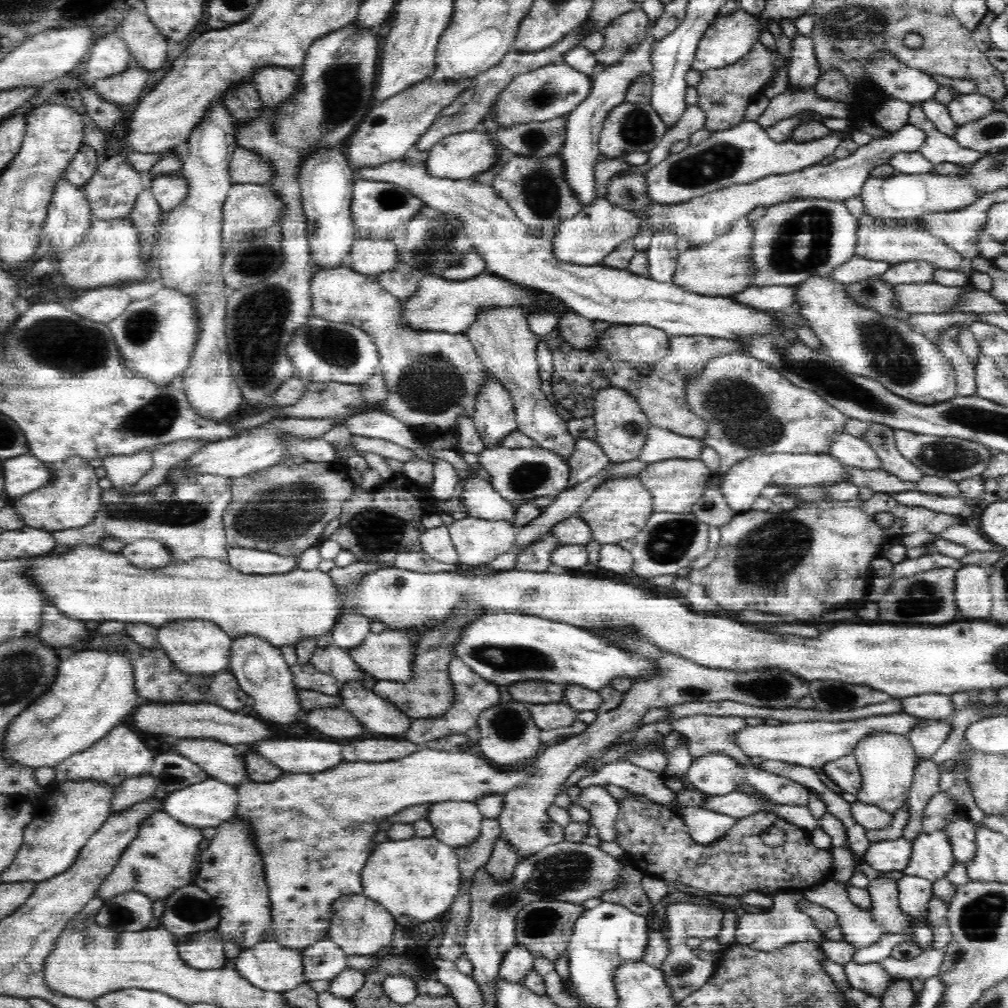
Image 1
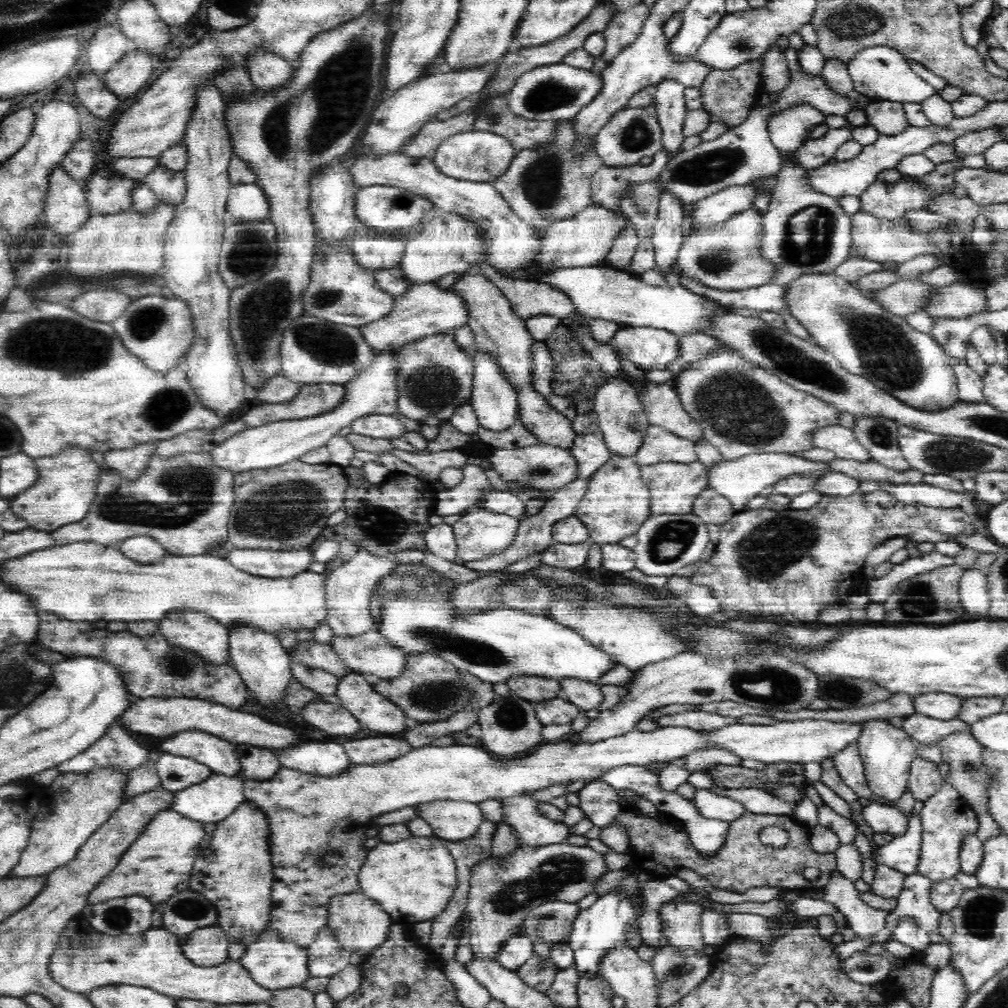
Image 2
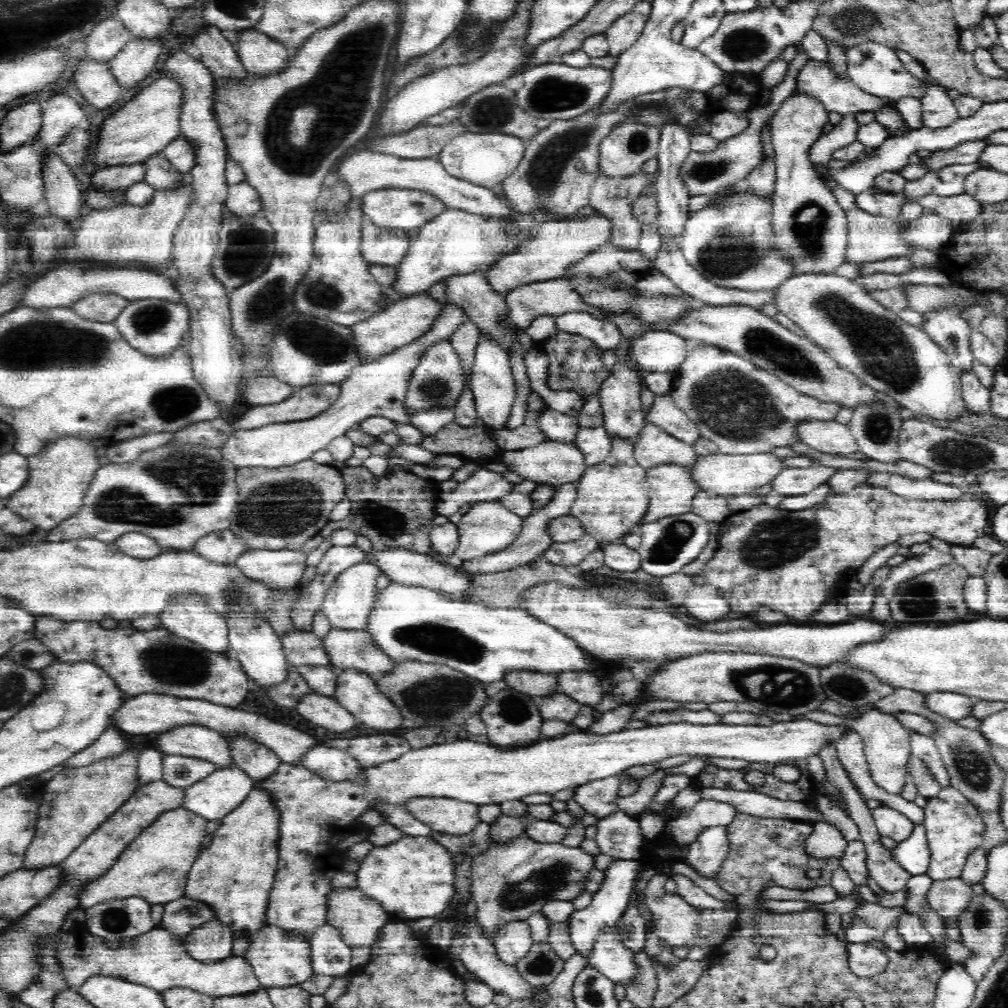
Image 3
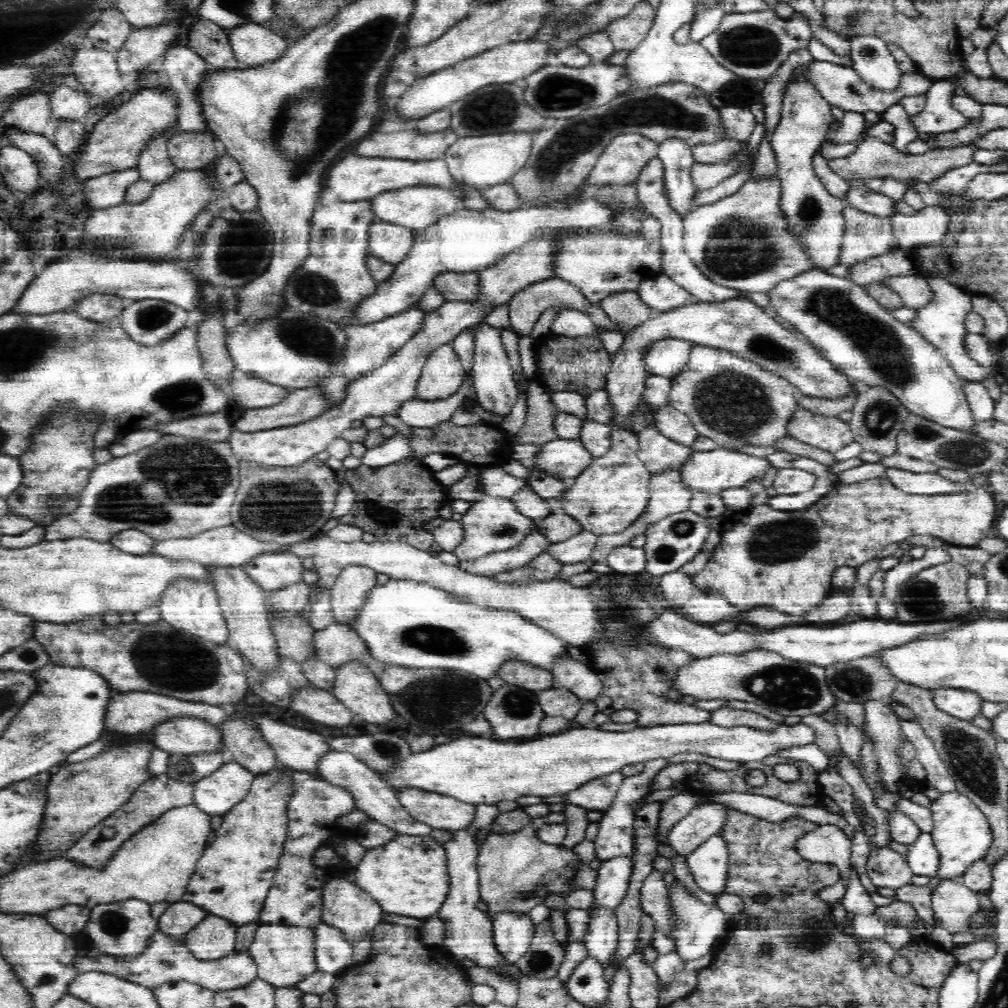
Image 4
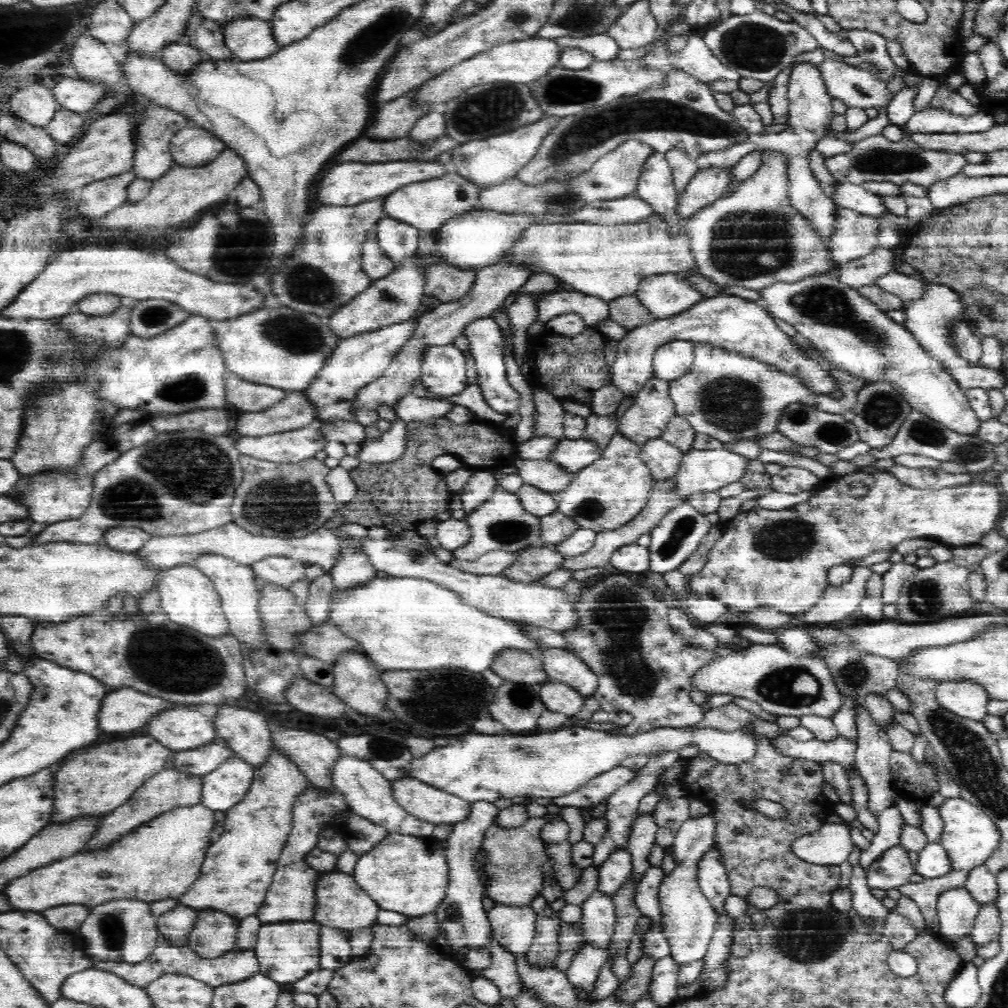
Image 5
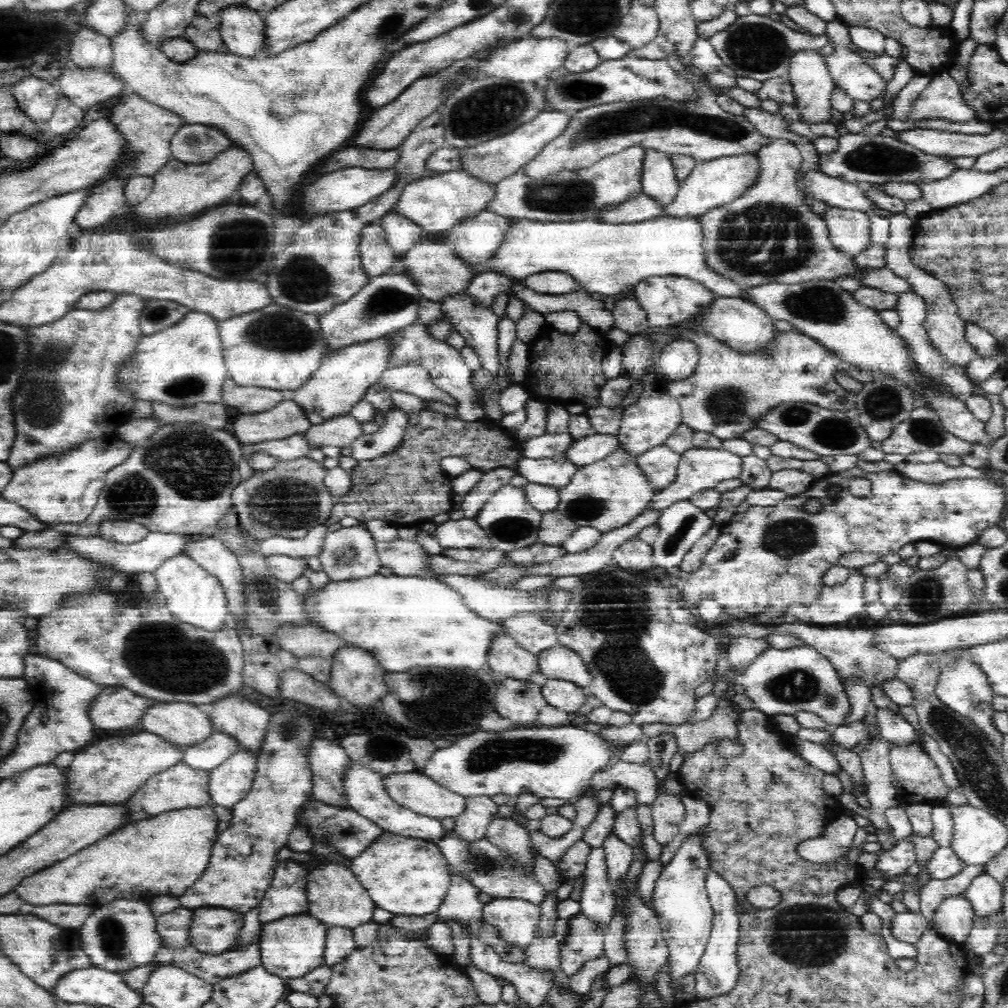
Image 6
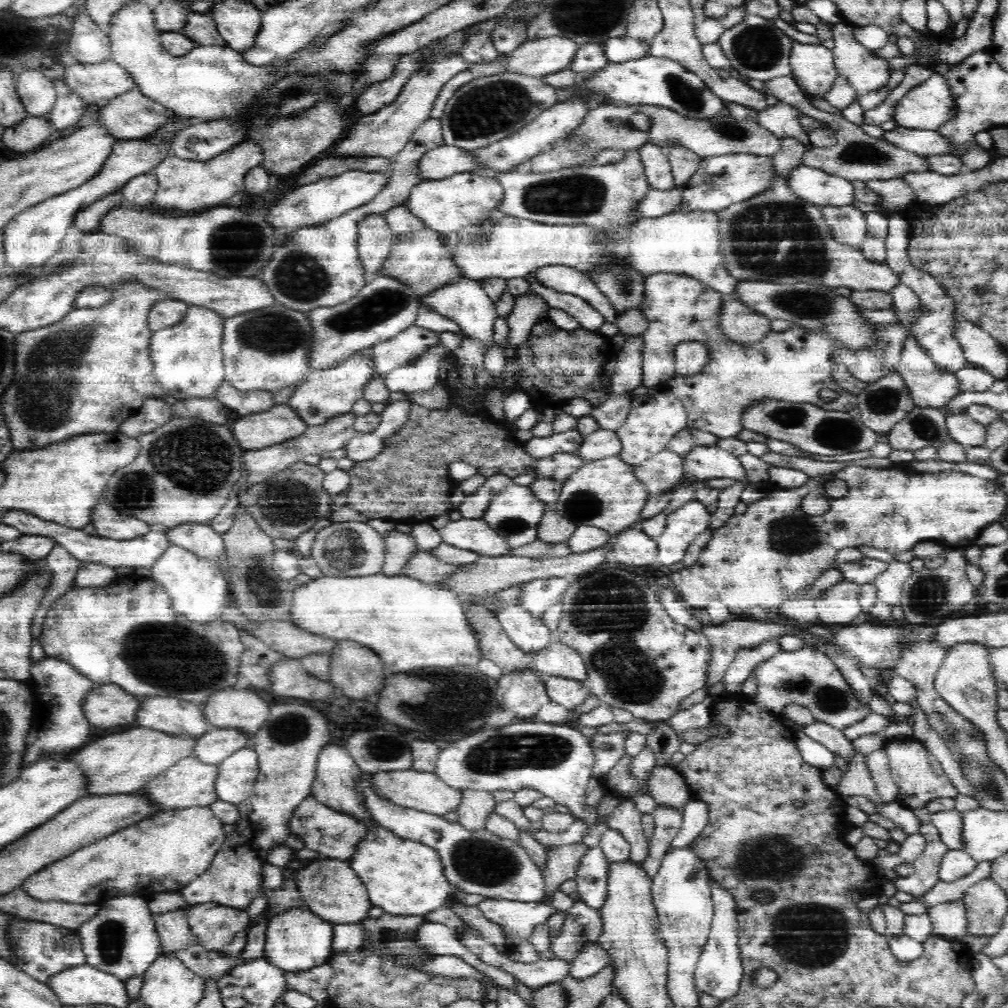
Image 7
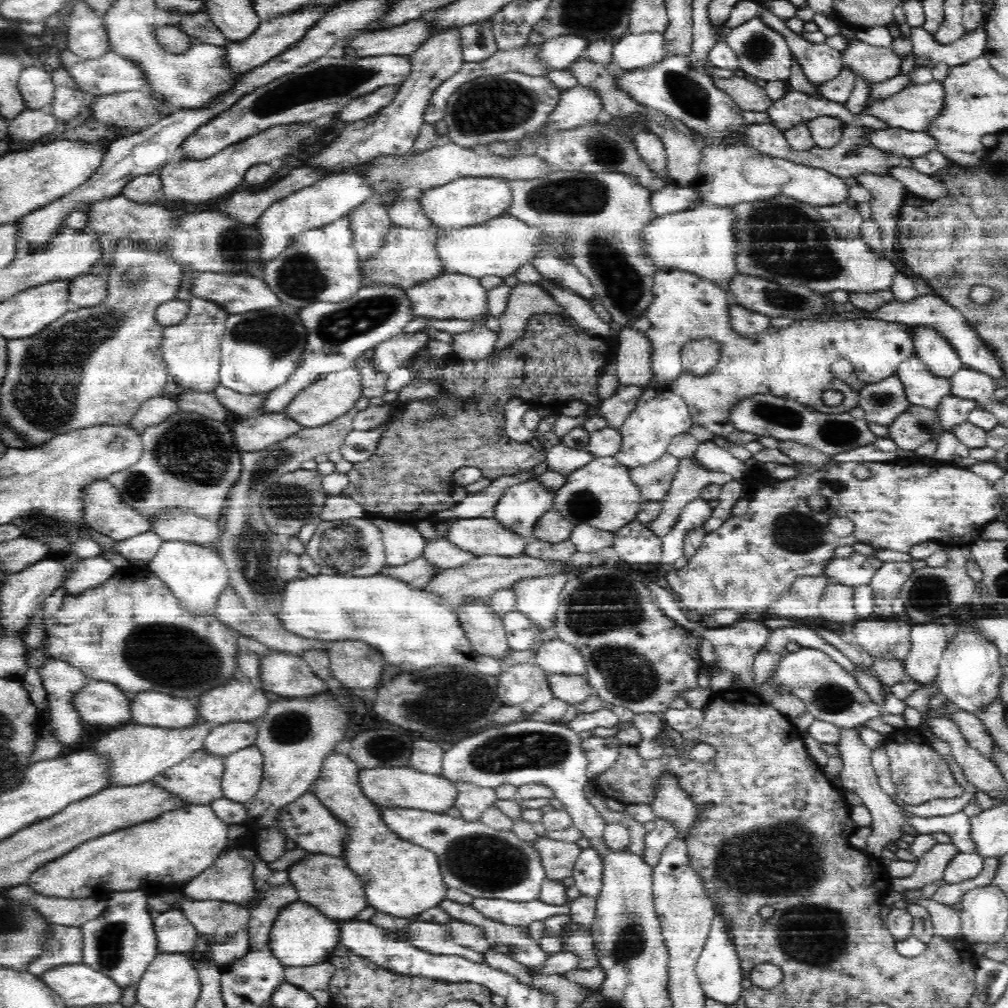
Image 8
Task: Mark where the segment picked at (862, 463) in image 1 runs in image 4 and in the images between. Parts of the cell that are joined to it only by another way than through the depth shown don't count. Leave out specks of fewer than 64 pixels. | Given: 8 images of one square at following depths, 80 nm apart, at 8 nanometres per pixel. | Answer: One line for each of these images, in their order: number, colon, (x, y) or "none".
2: (836, 438)
3: (827, 436)
4: (829, 433)

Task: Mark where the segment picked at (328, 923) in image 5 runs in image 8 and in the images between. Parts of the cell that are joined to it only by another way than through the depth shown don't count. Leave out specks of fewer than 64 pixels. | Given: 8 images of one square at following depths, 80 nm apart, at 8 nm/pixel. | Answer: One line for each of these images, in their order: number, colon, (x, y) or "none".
6: (337, 898)
7: (329, 887)
8: (325, 881)

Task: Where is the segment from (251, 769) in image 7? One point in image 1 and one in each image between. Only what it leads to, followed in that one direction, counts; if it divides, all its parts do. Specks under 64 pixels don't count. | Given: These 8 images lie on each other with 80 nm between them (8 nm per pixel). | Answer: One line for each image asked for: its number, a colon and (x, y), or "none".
1: (210, 803)
2: (212, 800)
3: (214, 797)
4: (218, 793)
5: (225, 787)
6: (230, 782)

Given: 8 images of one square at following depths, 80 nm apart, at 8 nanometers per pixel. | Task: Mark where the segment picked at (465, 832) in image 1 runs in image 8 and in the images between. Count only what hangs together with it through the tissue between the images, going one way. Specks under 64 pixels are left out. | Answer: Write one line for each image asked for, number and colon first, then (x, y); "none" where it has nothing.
2: (451, 820)
3: (446, 816)
4: (439, 811)
5: (425, 801)
6: (414, 790)
7: (424, 791)
8: (388, 787)

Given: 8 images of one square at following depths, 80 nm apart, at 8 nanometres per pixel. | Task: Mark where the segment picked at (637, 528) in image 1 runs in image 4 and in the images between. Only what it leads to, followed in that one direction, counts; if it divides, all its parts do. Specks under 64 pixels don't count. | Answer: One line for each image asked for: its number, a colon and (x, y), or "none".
2: (617, 502)
3: (611, 499)
4: (613, 491)

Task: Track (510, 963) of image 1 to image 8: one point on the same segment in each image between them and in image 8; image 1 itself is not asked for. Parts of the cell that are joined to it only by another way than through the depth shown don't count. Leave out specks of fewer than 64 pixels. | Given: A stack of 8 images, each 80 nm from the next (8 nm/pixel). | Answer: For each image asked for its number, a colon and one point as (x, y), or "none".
2: (515, 953)
3: (514, 940)
4: (512, 931)
5: (513, 927)
6: (516, 920)
7: (518, 919)
8: (511, 913)

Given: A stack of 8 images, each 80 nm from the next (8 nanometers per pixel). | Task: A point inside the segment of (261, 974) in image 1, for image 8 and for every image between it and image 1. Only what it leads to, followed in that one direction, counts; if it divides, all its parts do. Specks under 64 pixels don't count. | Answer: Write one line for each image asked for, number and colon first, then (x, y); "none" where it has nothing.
2: (276, 964)
3: (280, 958)
4: (285, 954)
5: (286, 951)
6: (291, 946)
7: (296, 940)
8: (302, 935)

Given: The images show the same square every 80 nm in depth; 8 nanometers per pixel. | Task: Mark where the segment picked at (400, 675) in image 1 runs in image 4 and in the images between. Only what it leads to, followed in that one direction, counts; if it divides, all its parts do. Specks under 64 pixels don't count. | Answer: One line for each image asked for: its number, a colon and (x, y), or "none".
2: (371, 653)
3: (345, 648)
4: (336, 644)

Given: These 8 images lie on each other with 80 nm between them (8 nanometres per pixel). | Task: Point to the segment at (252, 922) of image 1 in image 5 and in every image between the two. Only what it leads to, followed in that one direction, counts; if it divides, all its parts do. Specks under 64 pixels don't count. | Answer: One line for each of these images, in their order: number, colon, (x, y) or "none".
2: (235, 872)
3: (234, 875)
4: (232, 879)
5: (239, 867)

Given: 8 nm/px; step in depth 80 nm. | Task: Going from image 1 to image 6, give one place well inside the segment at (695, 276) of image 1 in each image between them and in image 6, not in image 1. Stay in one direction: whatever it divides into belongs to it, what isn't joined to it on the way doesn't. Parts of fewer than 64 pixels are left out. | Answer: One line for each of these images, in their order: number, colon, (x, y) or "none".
2: (727, 256)
3: (731, 245)
4: (741, 241)
5: (752, 238)
6: (768, 235)

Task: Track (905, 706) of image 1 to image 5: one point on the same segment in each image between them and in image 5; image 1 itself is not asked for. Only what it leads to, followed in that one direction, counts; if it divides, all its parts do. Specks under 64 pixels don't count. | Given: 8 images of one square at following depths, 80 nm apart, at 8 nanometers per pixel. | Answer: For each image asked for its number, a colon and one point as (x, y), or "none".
2: (942, 706)
3: (952, 705)
4: (964, 704)
5: (962, 697)

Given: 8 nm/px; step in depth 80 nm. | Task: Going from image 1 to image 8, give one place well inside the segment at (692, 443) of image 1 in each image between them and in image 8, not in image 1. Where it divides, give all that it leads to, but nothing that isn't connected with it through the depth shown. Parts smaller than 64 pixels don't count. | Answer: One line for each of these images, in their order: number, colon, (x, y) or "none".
2: (659, 445)
3: (654, 448)
4: (658, 453)
5: (663, 460)
6: (660, 464)
7: (663, 471)
8: (655, 479)

